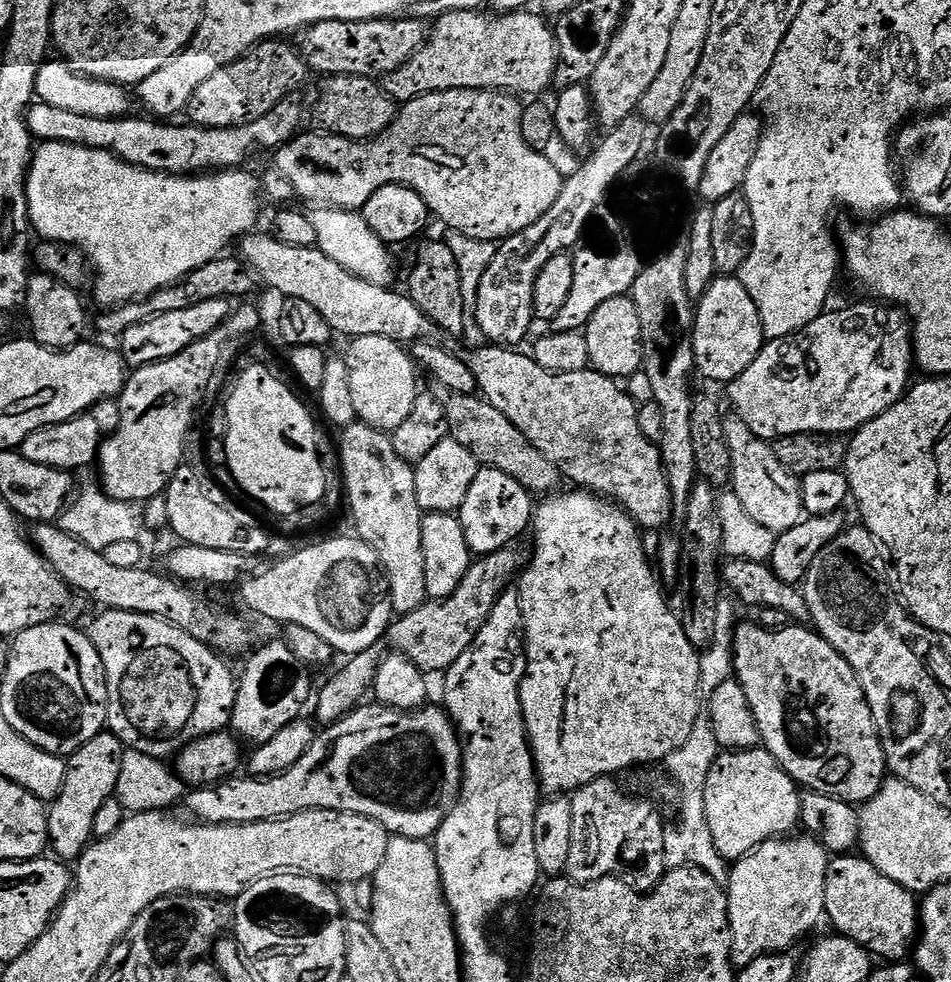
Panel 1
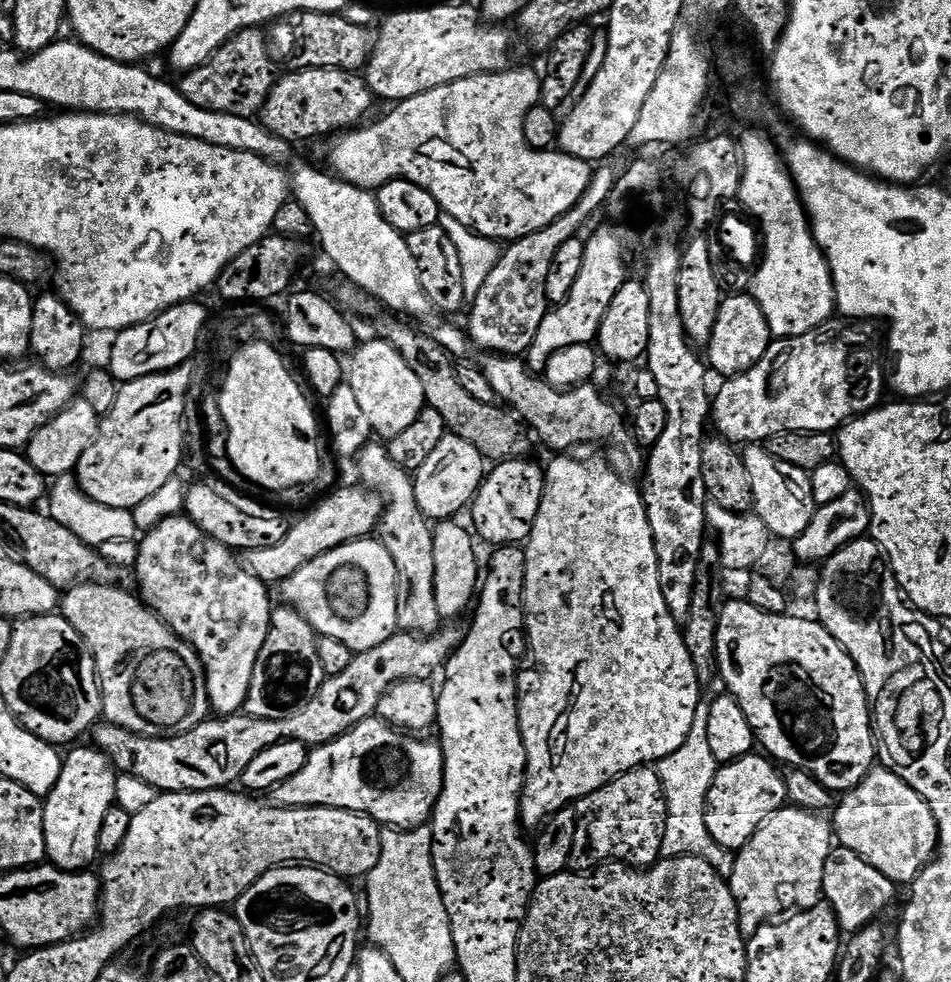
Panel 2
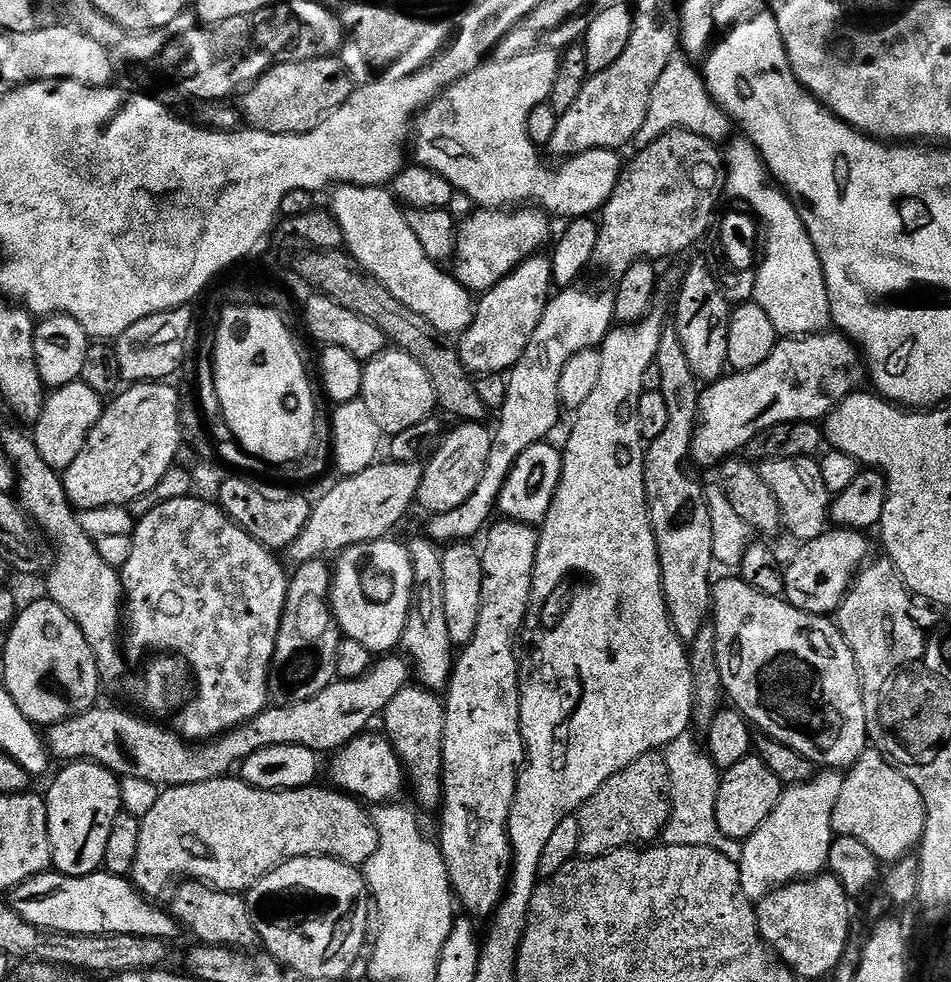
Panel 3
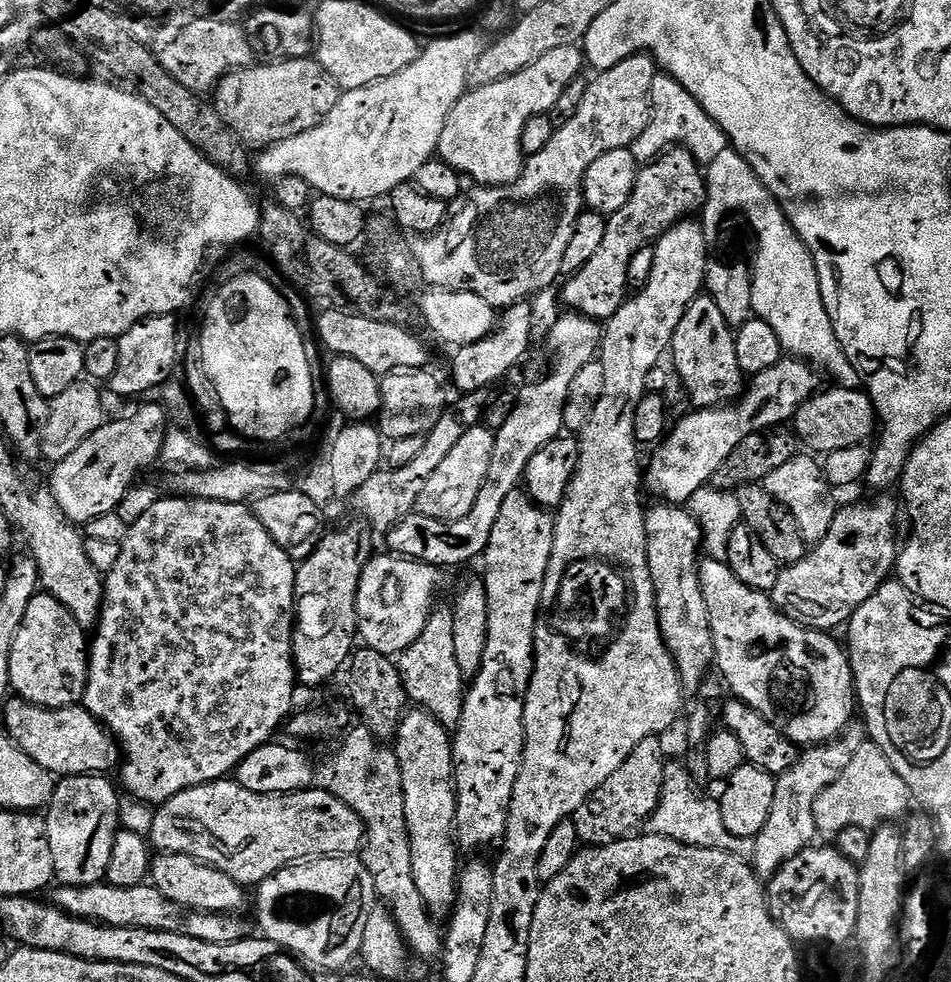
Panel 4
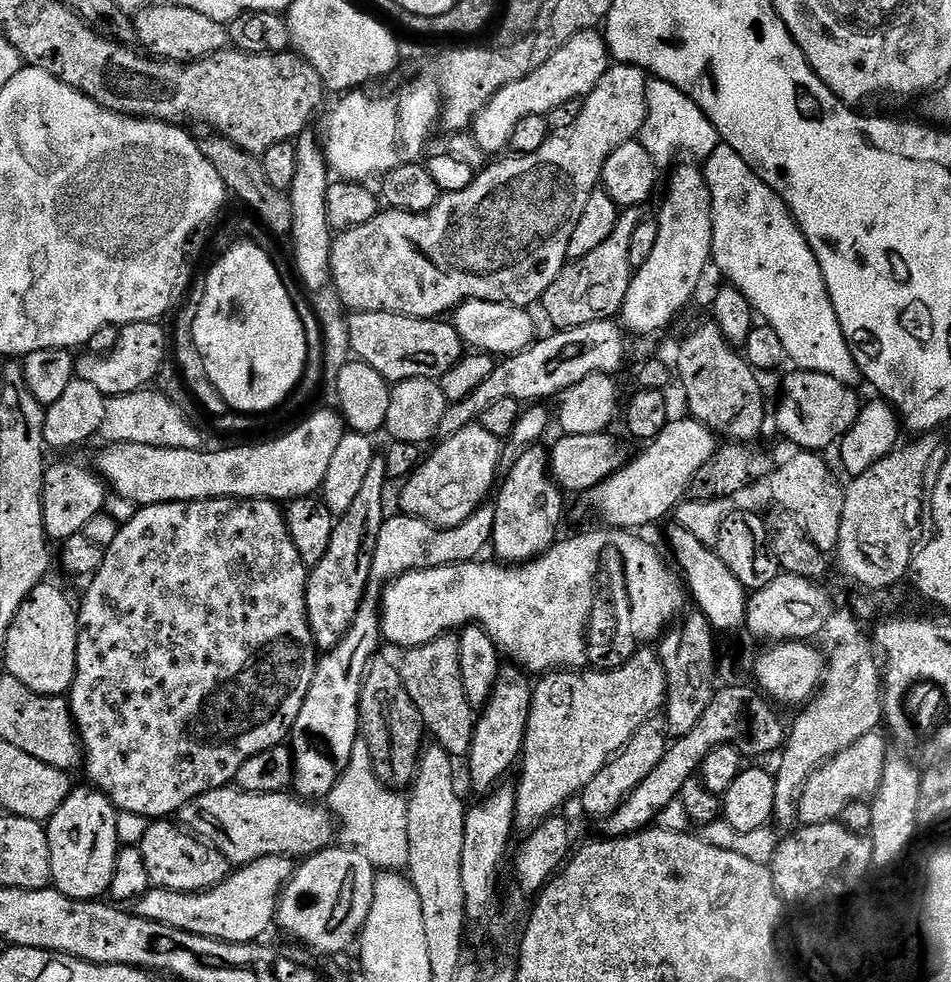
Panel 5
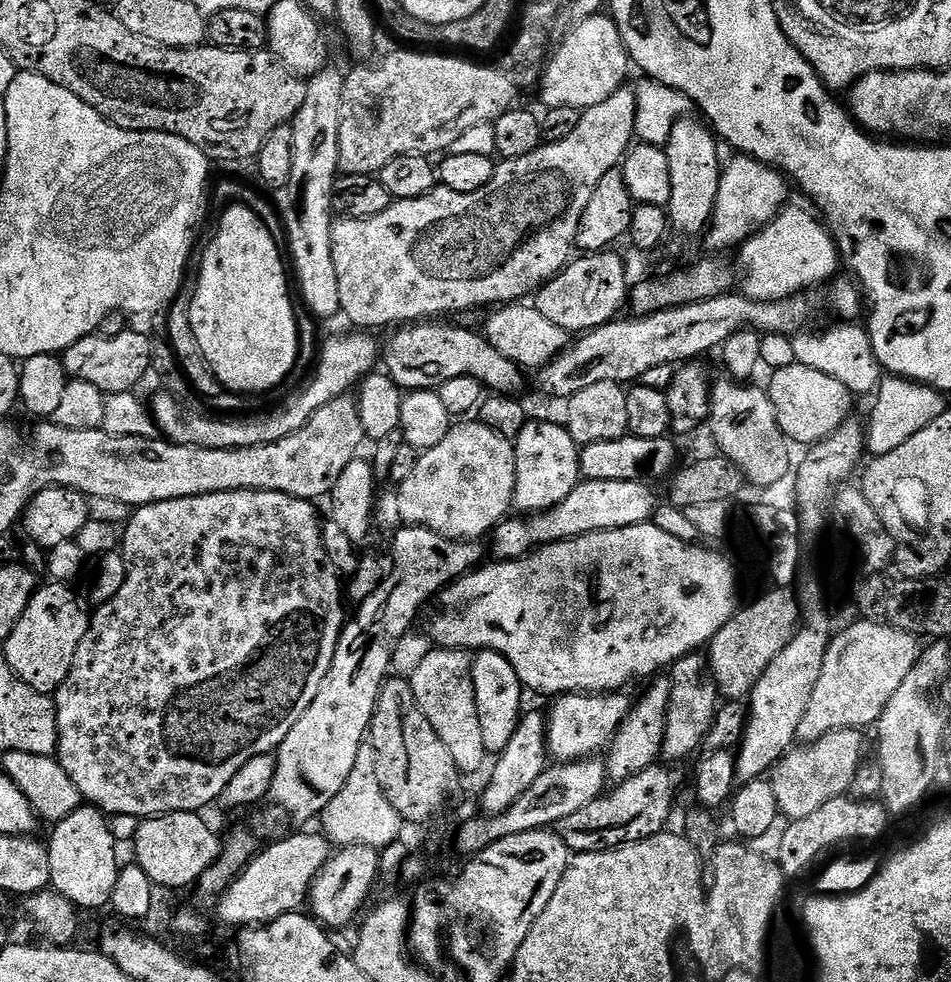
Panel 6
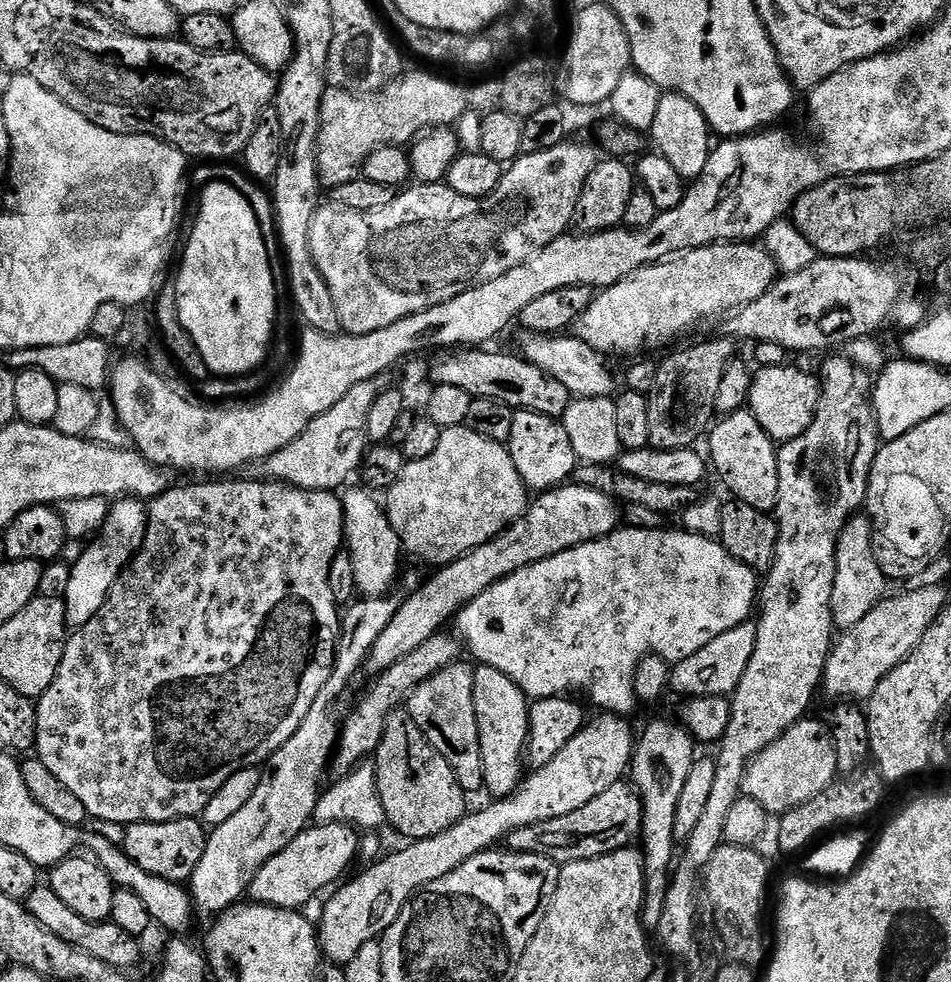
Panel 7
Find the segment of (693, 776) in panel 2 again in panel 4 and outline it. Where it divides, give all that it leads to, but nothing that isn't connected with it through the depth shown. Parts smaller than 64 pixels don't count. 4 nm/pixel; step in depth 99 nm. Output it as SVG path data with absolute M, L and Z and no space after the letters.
M665 763L662 794L654 814L647 822L647 835L670 838L674 842L682 842L686 846L694 846L695 848L722 850L751 861L756 849L755 839L747 840L730 834L730 830L726 830L726 825L722 822L719 799L712 797L711 800L706 793L708 792L703 787L695 784L683 763Z

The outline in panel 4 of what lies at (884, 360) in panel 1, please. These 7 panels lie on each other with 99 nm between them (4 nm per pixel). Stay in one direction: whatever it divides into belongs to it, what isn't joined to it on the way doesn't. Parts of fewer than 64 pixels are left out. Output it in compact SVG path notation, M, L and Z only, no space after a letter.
M782 358L775 366L773 366L770 370L762 370L762 374L758 374L757 376L751 377L750 383L745 387L741 397L739 400L735 401L731 406L721 406L719 408L702 408L699 410L692 410L692 413L689 416L684 416L680 421L673 423L671 425L670 431L665 435L662 443L655 449L656 457L653 458L652 461L647 461L646 471L642 476L642 484L645 489L648 488L650 491L656 495L655 499L657 501L666 503L666 504L678 504L681 506L687 505L689 498L692 494L697 493L698 490L702 490L703 487L711 485L712 479L714 478L714 474L718 474L719 468L722 467L722 462L726 462L726 458L730 458L730 454L734 454L734 446L738 446L738 442L742 442L742 438L746 438L750 434L754 434L755 432L761 432L763 428L775 428L777 426L784 426L789 423L795 417L796 411L809 400L811 396L815 396L817 392L821 391L822 383L820 384L820 380L815 376L813 365L798 360L795 358Z

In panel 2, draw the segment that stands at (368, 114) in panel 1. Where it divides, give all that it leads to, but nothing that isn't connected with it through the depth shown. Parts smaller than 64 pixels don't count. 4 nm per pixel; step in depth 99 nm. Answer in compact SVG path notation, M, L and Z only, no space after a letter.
M301 68L284 75L277 79L266 98L262 123L275 136L289 142L312 140L315 136L331 137L355 129L374 103L368 81L360 72L343 72L340 68Z

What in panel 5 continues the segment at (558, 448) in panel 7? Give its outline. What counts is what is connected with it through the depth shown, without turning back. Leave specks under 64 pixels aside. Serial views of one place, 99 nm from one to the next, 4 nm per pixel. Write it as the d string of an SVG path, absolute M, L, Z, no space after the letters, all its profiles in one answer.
M540 446L527 449L512 468L507 469L502 483L494 496L494 526L491 551L496 551L495 559L519 566L536 559L557 543L556 527L564 516L565 493L550 475L550 456Z

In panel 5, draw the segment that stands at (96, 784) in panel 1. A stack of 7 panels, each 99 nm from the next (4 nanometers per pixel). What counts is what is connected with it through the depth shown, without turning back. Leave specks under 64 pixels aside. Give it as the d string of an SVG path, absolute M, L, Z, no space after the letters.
M91 786L73 787L72 793L47 821L52 884L71 900L100 900L114 878L117 853L122 845L116 825L117 808L104 792Z

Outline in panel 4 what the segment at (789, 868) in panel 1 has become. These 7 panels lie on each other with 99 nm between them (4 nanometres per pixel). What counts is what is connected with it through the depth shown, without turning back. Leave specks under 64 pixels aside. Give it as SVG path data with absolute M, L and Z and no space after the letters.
M853 722L844 729L843 733L827 744L808 746L800 752L800 761L786 774L776 777L774 790L774 807L770 809L770 818L766 818L766 826L754 839L756 849L751 863L756 869L757 876L771 878L782 865L790 862L794 854L809 847L818 833L814 822L814 804L818 802L818 794L826 790L835 780L842 778L842 770L850 766L854 754L866 743L866 728L863 723Z

